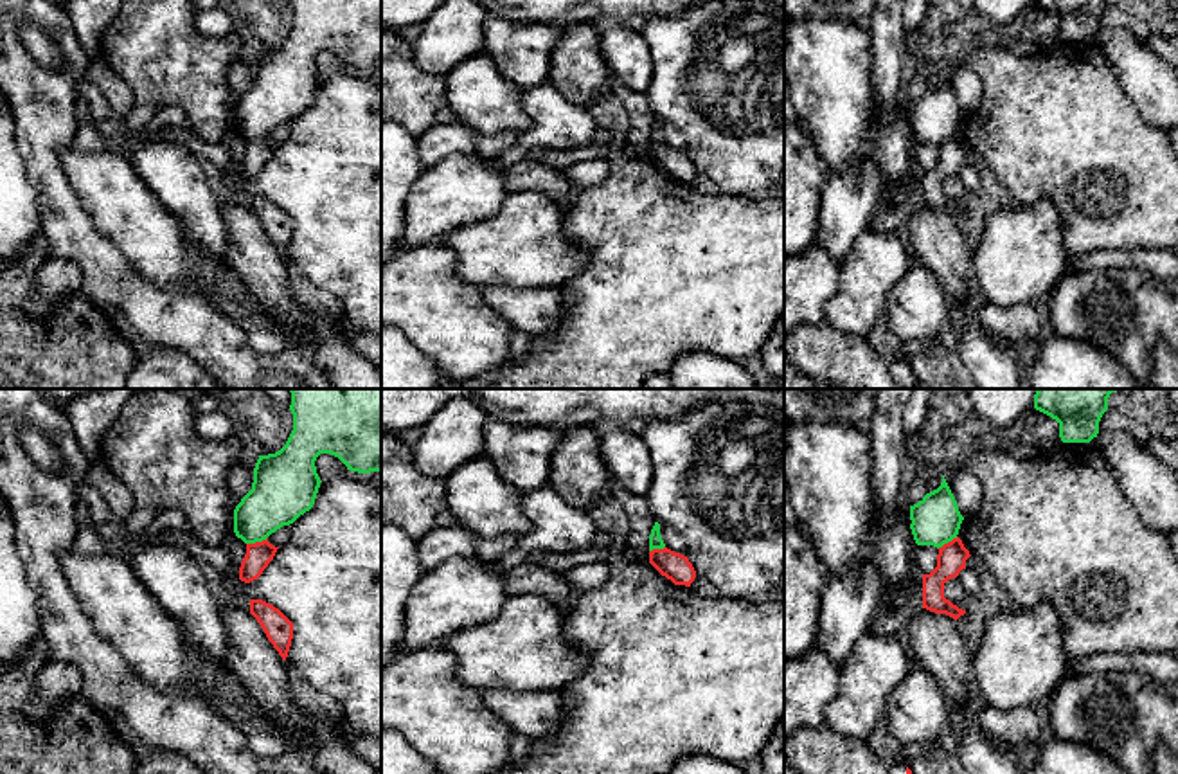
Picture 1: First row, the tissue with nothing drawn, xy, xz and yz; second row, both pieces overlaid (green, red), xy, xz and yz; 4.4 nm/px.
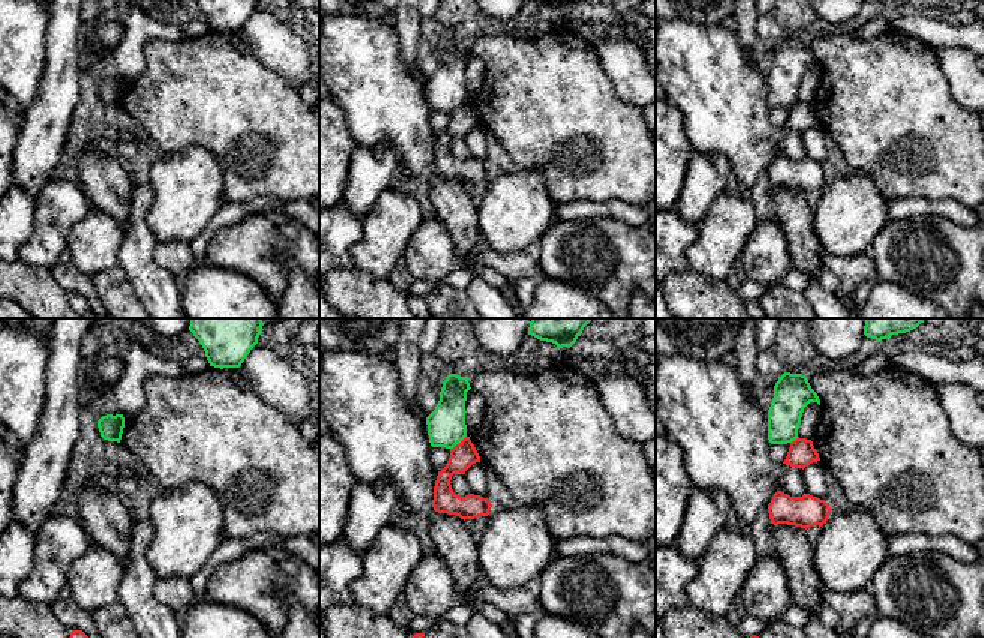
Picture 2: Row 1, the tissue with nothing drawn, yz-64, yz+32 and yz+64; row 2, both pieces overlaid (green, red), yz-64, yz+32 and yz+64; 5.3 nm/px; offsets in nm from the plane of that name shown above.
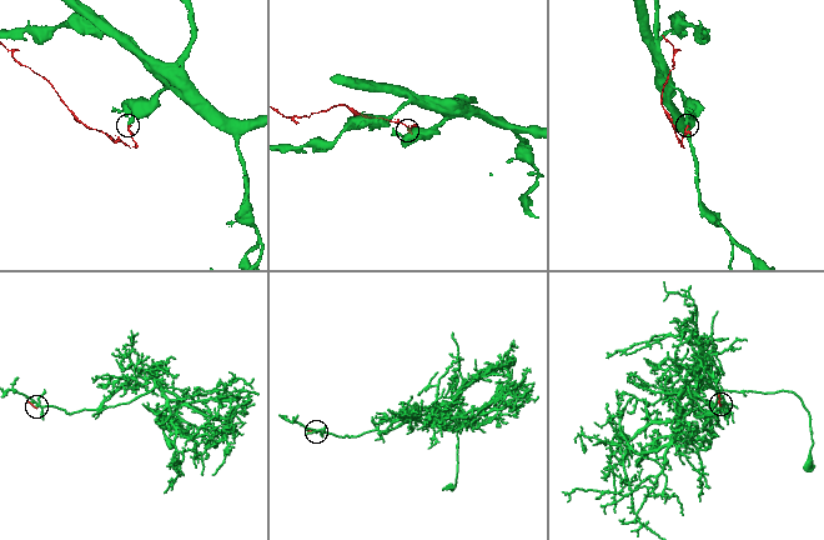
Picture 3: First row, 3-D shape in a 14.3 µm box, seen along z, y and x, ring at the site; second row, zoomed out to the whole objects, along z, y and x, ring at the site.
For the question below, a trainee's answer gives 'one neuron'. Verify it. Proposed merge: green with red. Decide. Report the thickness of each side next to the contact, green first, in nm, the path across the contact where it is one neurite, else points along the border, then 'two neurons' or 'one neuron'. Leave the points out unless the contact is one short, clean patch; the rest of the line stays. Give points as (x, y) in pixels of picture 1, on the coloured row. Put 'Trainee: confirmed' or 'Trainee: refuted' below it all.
calibres 280 and 120 nm; border xy (267, 537), (247, 544); two neurons
Trainee: refuted

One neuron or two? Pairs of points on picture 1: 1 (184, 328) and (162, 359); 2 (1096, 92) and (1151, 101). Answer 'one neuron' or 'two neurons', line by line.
1: two neurons
2: two neurons

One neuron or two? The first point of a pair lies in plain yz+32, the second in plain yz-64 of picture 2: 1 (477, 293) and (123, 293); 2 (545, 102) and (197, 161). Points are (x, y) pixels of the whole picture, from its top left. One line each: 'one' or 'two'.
1: two
2: two

